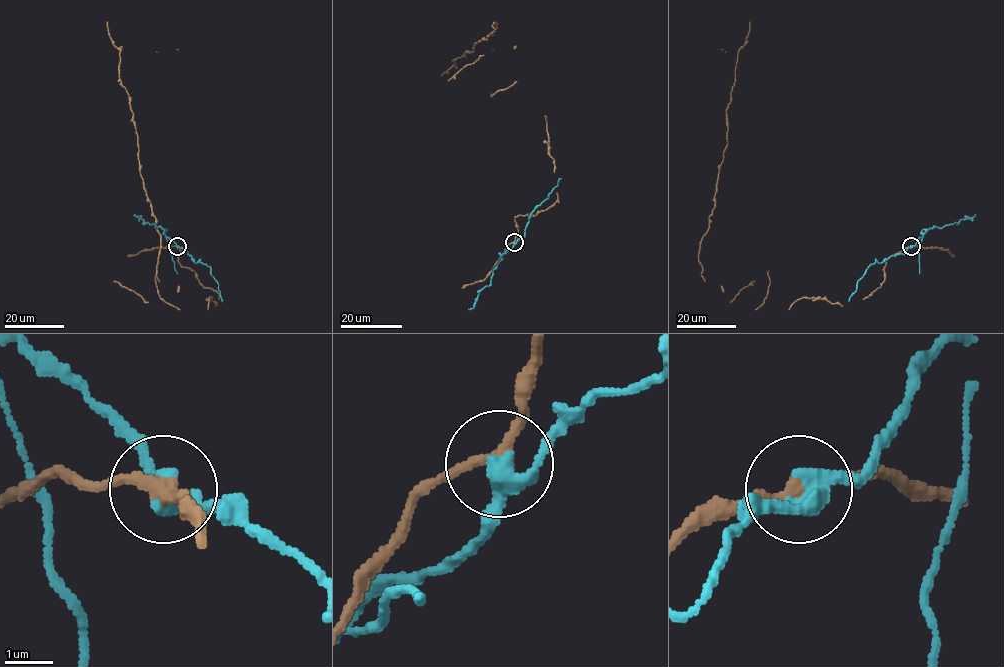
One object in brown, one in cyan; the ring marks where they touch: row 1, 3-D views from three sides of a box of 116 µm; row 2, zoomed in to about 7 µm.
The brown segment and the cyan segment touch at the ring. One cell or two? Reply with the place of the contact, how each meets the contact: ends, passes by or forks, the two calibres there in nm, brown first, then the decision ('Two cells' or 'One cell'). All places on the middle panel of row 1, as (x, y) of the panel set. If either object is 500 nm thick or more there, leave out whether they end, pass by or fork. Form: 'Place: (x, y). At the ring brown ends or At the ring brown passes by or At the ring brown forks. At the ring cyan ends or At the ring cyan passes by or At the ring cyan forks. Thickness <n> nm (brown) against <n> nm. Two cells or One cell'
Place: (514, 242). At the ring brown passes by. At the ring cyan passes by. Thickness 280 nm (brown) against 440 nm. Two cells

